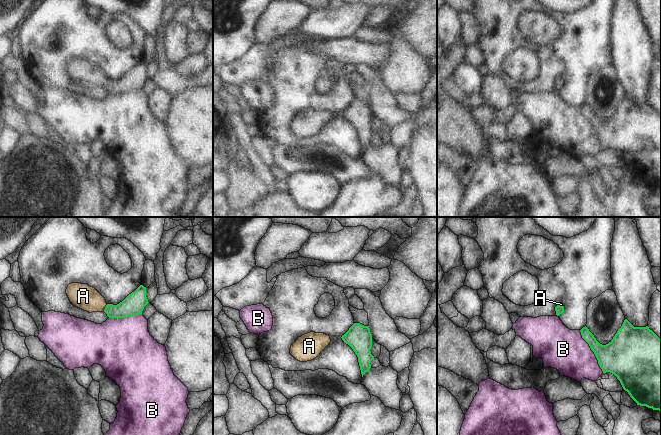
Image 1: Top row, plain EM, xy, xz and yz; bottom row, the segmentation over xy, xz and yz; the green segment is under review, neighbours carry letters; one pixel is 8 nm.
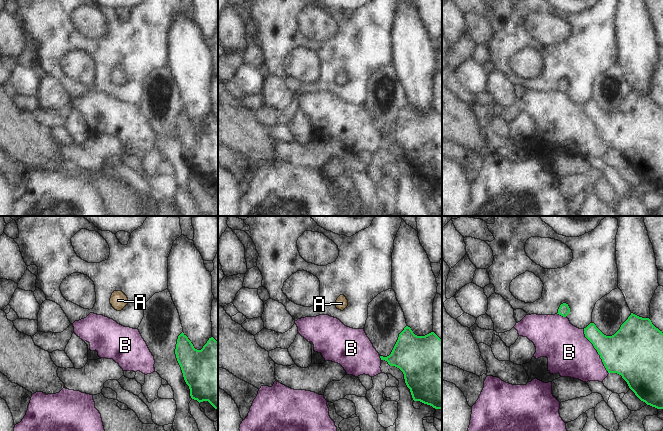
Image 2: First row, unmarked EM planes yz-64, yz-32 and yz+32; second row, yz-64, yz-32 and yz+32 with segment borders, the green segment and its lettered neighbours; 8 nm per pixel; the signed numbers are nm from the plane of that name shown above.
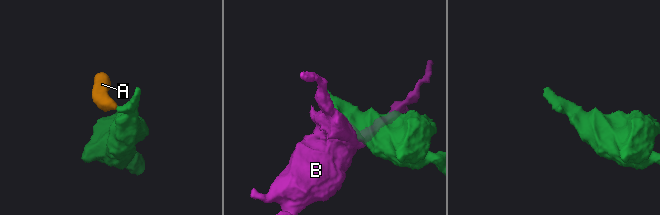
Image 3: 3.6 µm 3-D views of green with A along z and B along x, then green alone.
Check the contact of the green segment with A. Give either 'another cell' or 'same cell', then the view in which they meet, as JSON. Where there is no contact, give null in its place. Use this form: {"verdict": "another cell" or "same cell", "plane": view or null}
{"verdict": "same cell", "plane": "xy"}

